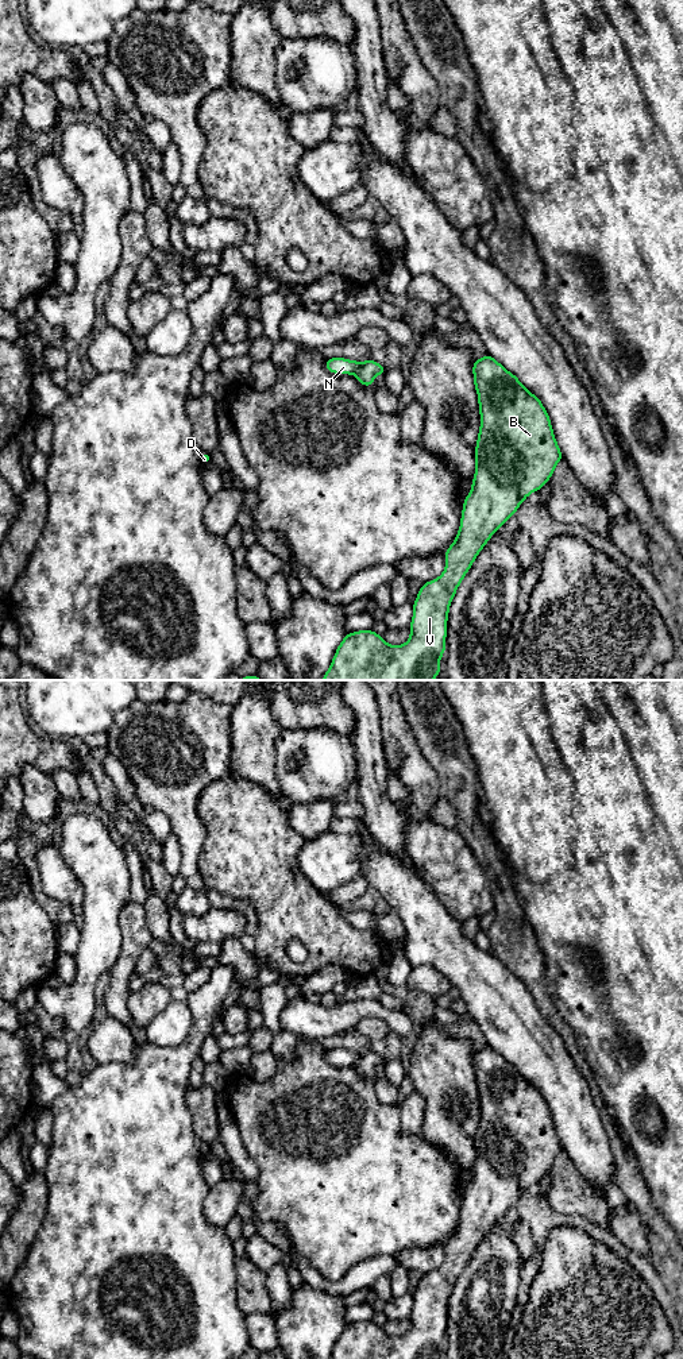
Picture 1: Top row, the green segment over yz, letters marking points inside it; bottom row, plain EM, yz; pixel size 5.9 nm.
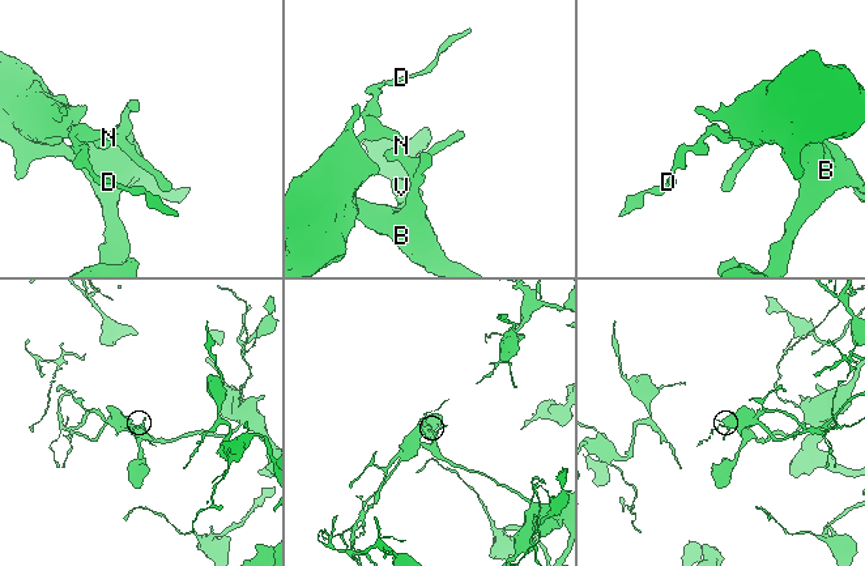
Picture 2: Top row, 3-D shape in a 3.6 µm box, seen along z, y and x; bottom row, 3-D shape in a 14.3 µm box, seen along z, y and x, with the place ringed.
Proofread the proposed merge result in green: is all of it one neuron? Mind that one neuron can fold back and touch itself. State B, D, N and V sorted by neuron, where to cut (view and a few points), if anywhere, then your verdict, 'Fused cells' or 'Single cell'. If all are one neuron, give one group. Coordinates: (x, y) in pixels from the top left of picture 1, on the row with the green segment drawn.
Groups: B V / D N. Split along yz (363, 363), (355, 374). Fused cells

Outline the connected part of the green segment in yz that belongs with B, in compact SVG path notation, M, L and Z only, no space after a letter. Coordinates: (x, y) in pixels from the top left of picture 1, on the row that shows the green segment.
M487 354L483 358L475 359L472 375L481 416L481 426L474 453L475 474L471 491L463 502L458 536L444 553L445 568L439 578L422 583L413 602L413 618L409 626L410 637L404 645L389 645L383 637L378 636L373 629L347 633L339 644L332 657L332 664L321 680L433 680L436 676L440 676L440 659L445 653L449 606L458 587L491 536L516 514L521 502L525 501L530 493L537 493L548 483L555 467L564 459L543 402L532 394L514 374Z

